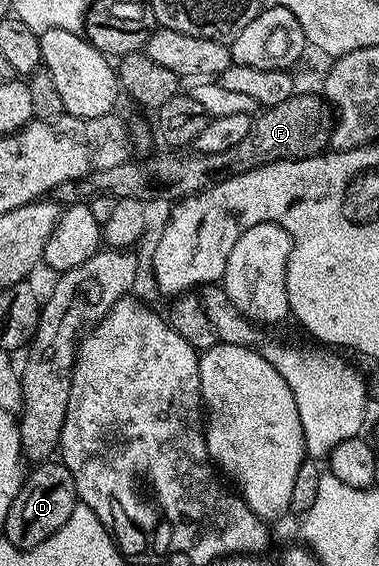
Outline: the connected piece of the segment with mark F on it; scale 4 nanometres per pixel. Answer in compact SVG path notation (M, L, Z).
M295 92L291 98L284 100L284 104L265 107L251 121L248 136L244 136L244 140L240 140L236 148L228 148L215 154L193 152L187 158L181 158L178 155L181 153L178 152L151 153L151 158L146 163L127 160L124 164L116 164L116 168L104 168L104 172L92 172L83 178L68 180L52 191L53 201L68 207L75 202L89 203L96 197L139 198L147 204L153 203L153 198L158 198L161 194L167 194L174 200L193 198L200 191L215 186L217 182L228 182L232 176L243 174L257 166L323 153L330 146L334 120L330 103L325 97L315 94Z

